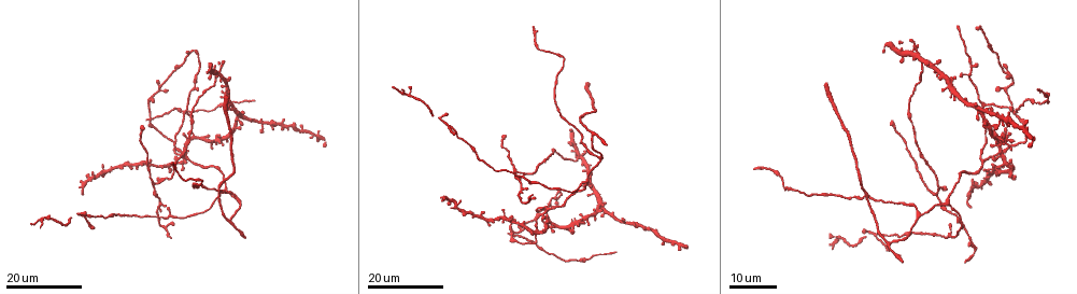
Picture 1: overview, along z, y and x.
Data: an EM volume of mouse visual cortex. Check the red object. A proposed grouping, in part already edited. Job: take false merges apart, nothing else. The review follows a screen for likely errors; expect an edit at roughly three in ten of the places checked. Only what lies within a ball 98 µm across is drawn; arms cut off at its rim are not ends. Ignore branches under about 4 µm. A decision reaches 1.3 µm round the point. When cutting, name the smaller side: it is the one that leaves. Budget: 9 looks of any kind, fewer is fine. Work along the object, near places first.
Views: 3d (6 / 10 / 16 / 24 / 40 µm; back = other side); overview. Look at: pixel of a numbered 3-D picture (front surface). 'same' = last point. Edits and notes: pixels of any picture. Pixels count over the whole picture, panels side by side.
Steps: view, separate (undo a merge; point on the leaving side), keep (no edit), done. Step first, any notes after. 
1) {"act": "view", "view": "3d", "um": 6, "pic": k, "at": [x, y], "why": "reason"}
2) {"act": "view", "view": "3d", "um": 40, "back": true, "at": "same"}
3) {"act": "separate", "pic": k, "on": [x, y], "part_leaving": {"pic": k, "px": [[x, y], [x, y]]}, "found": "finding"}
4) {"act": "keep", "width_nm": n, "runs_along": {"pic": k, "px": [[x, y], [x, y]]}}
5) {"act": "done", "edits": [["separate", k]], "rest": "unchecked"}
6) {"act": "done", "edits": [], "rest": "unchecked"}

{"act": "view", "view": "3d", "um": 16, "pic": 1, "at": [159, 208], "why": "small branch off a trunk"}

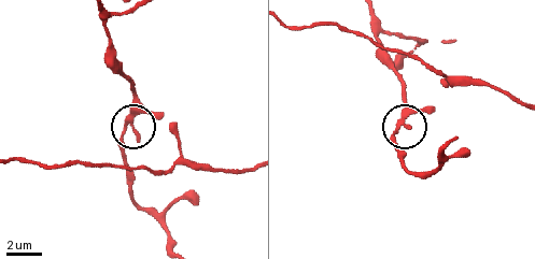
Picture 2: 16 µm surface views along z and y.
{"act": "view", "view": "3d", "um": 10, "pic": 2, "at": [402, 120]}

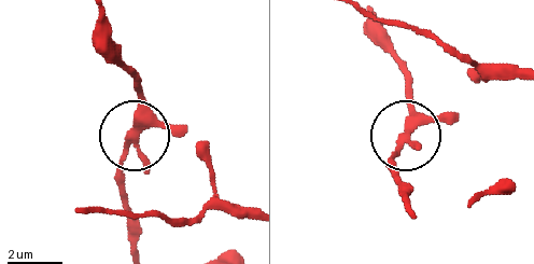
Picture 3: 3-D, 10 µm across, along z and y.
{"act": "keep", "width_nm": 240, "runs_along": {"pic": 3, "px": [[98, 23], [104, 43], [132, 71], [140, 106], [118, 194]]}, "found": "one neuron here"}

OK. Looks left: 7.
{"act": "view", "view": "3d", "um": 16, "pic": 1, "at": [989, 155], "why": "thin arm on a thick one"}

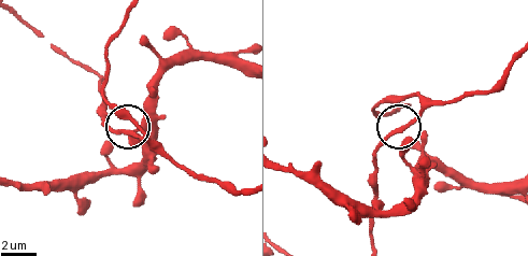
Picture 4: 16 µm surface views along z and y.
{"act": "view", "view": "3d", "um": 6, "pic": 4, "at": [400, 128]}

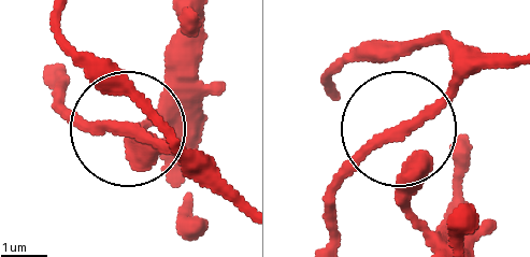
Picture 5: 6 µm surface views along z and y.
{"act": "keep", "arms": 3, "found": "continuous, no second neuron"}

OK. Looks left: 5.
{"act": "view", "view": "3d", "um": 16, "pic": 1, "at": [984, 103], "why": "two arms at a narrow angle"}

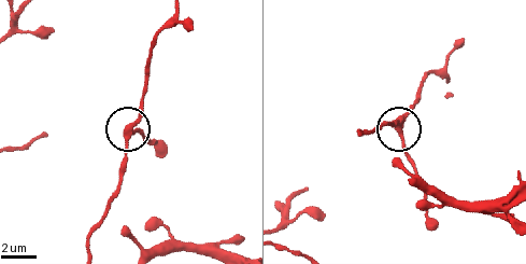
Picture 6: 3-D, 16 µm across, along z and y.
{"act": "view", "view": "3d", "um": 10, "pic": 6, "at": [399, 132]}

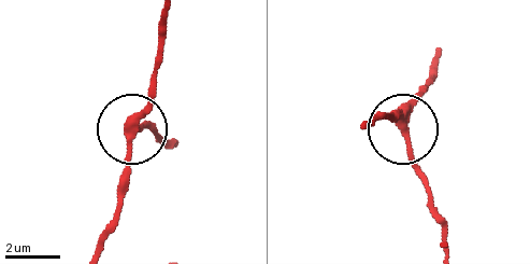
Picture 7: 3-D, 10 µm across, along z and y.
{"act": "keep", "found": "all the same neuron"}

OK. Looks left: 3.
{"act": "view", "view": "3d", "um": 24, "pic": 1, "at": [85, 216], "why": "three arms meet"}

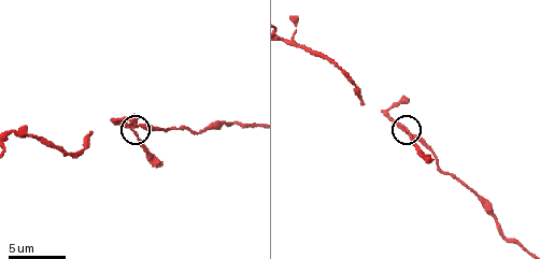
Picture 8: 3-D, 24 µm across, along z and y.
{"act": "view", "view": "3d", "um": 6, "pic": 8, "at": [135, 133]}

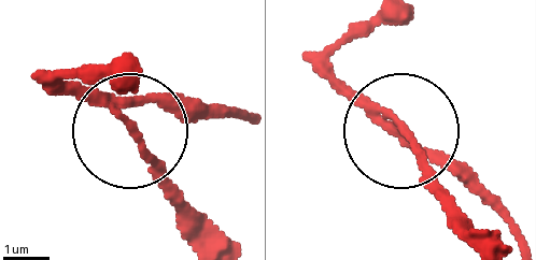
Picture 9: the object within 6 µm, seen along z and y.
{"act": "keep", "runs_along": {"pic": 9, "px": [[243, 114], [139, 102], [127, 114], [161, 183], [205, 226]]}, "found": "continuous, no second neuron"}

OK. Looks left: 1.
{"act": "done", "edits": [], "rest": "unchecked"}

